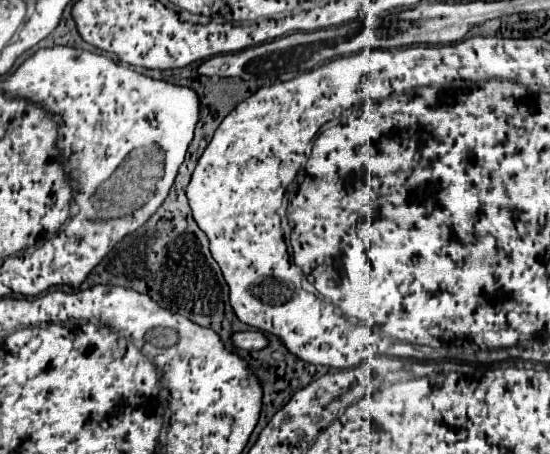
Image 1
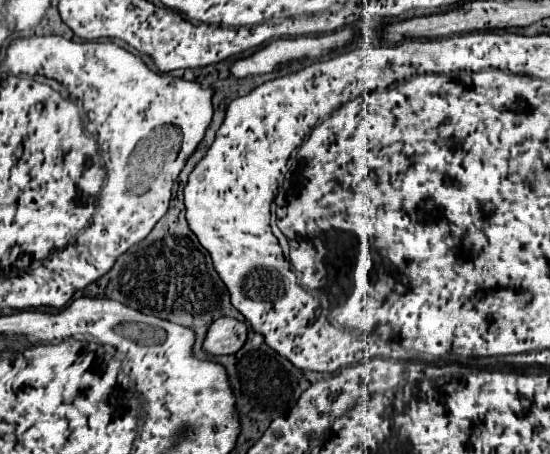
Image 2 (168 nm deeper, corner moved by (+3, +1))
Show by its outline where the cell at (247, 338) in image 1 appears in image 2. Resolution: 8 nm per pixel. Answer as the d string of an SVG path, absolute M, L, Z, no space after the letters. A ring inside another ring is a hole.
M232 317L216 319L206 333L204 351L212 355L232 355L244 347L246 335L248 335L248 329L244 323Z

